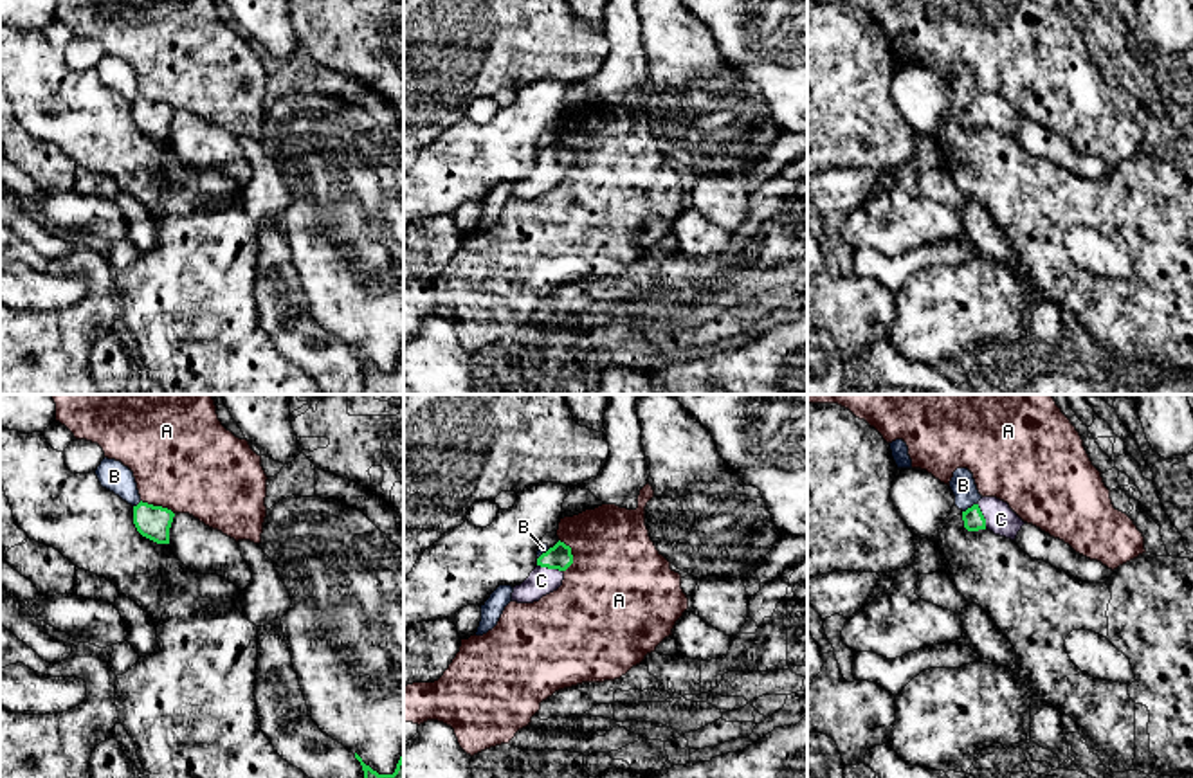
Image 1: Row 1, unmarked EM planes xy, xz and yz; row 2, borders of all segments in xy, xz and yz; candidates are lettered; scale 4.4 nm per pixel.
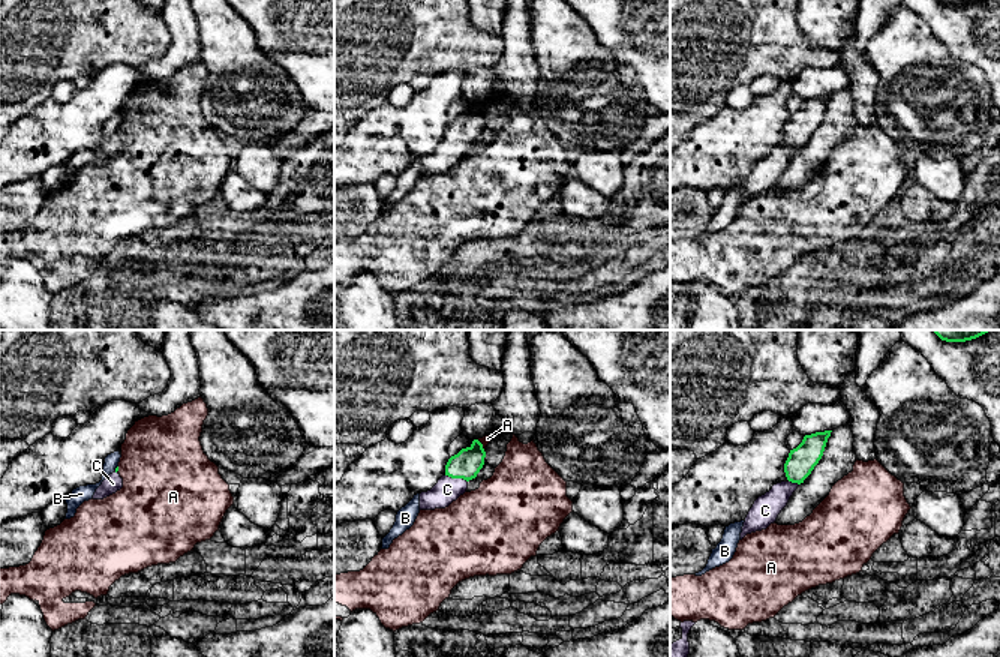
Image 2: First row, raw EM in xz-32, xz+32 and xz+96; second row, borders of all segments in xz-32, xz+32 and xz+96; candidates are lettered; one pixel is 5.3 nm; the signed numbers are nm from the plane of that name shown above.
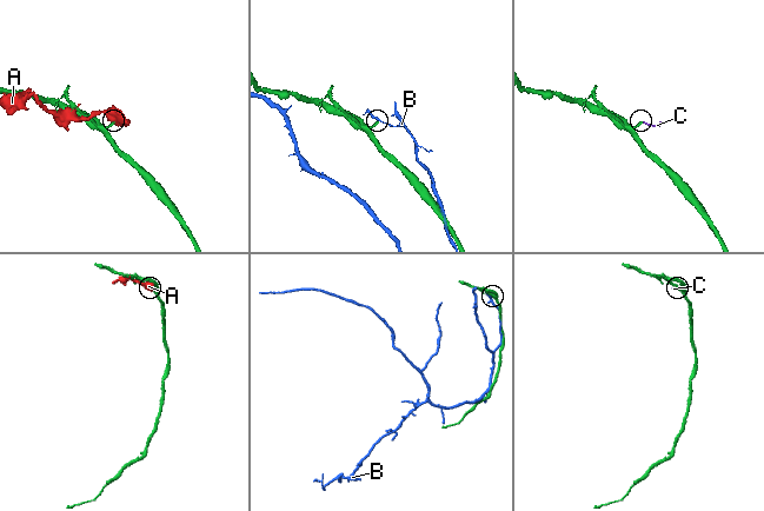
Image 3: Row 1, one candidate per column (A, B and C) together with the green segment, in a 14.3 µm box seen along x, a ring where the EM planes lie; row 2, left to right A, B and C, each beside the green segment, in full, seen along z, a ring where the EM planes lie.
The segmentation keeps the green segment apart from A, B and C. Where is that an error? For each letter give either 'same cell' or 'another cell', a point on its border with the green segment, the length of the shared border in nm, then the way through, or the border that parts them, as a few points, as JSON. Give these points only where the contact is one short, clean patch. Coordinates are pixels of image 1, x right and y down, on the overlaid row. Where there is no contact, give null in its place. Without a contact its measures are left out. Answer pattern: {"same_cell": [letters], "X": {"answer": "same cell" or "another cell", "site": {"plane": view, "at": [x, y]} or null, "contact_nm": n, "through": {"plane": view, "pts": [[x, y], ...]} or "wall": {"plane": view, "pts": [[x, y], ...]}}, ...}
{"same_cell": ["C"], "A": {"answer": "another cell", "site": {"plane": "xz", "at": [572, 555]}, "contact_nm": 150}, "B": {"answer": "another cell", "site": {"plane": "yz", "at": [972, 506]}, "contact_nm": 80}, "C": {"answer": "same cell", "site": {"plane": "xz", "at": [550, 568]}, "contact_nm": 120, "through": {"plane": "xz", "pts": [[559, 557], [550, 568], [541, 580]]}}}

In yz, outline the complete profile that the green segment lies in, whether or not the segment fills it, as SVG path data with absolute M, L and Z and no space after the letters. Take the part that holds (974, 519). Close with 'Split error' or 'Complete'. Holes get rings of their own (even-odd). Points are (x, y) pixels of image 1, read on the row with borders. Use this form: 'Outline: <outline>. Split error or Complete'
Outline: M982 497L977 504L962 511L968 531L989 529L995 535L1015 540L1025 524L1007 502L997 497Z. Split error

